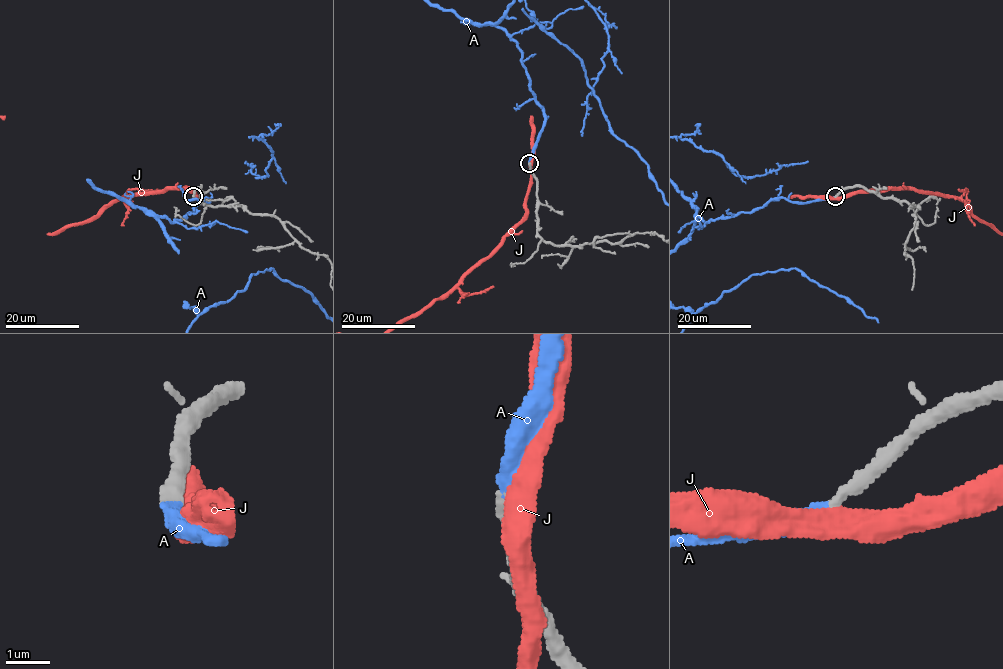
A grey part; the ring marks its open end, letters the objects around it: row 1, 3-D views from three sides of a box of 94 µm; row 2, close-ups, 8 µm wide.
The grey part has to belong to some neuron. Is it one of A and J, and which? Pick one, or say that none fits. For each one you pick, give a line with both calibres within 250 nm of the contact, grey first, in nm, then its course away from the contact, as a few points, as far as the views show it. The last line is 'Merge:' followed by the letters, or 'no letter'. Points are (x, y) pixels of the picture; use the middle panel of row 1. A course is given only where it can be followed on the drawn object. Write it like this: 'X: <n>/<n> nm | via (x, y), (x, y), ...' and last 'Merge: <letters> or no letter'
A: 340/320 nm
Merge: A

